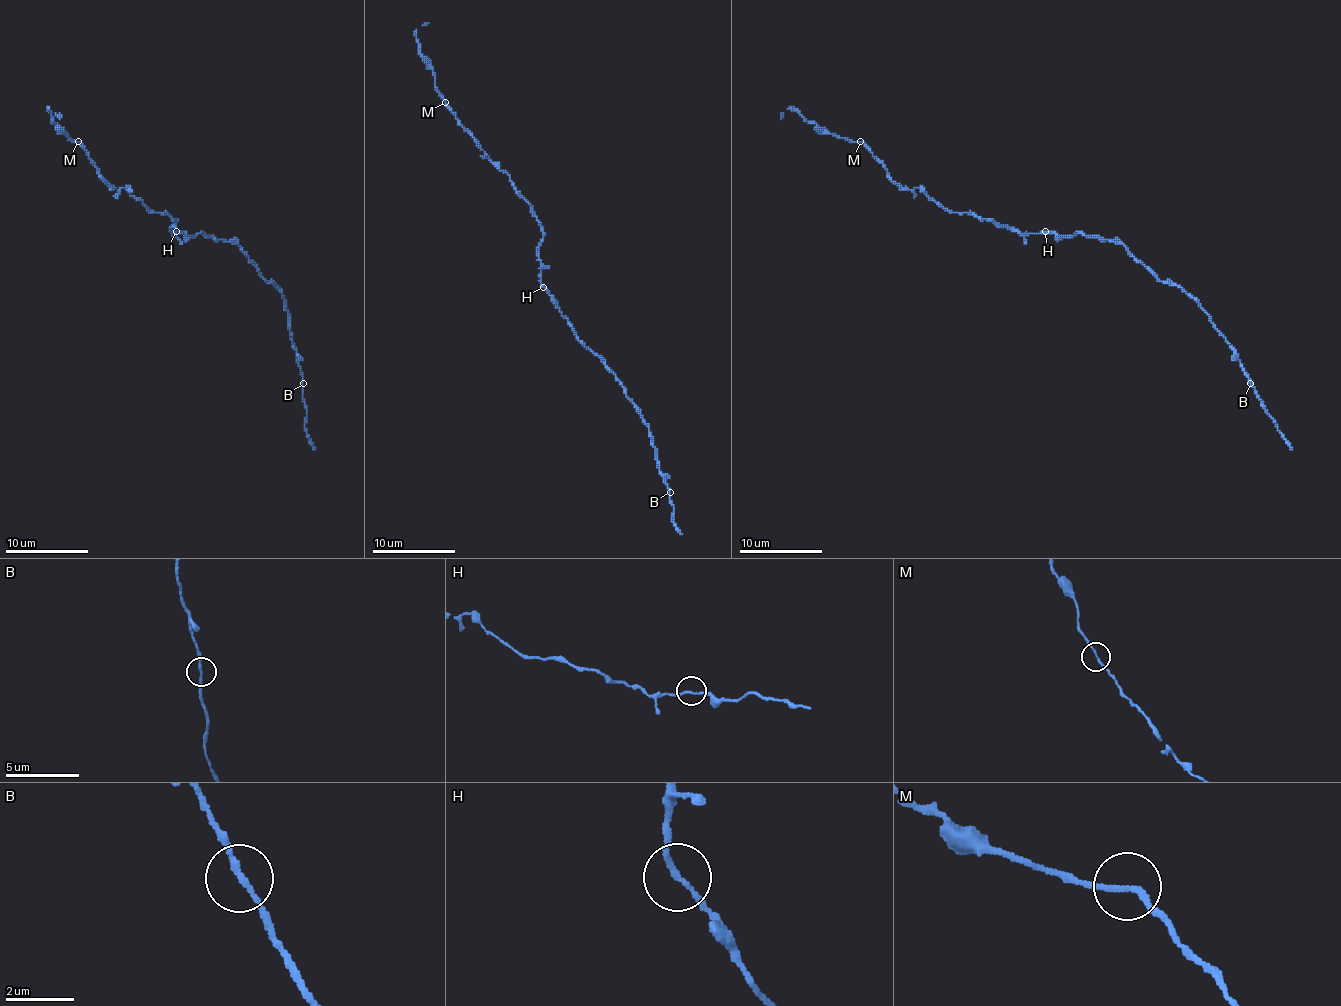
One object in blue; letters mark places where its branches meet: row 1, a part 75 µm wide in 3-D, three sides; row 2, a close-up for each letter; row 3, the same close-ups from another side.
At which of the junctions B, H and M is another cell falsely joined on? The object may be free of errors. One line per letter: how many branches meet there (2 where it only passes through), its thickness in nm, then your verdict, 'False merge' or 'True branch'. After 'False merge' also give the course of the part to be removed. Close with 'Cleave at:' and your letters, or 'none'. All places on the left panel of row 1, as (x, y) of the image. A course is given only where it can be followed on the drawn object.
B: Branches: 2. Thickness 150 nm. True branch
H: Branches: 2. Thickness 150 nm. True branch
M: Branches: 2. Thickness 160 nm. True branch
Cleave at: none

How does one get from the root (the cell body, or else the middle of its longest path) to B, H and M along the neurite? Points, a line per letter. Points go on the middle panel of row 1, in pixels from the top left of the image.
B: (553, 301), (574, 335), (601, 360), (634, 403), (649, 428), (657, 465), (670, 492)
H: (553, 301), (543, 287)
M: (553, 301), (541, 283), (539, 243), (543, 231), (532, 206), (516, 189), (510, 177), (489, 158), (445, 102)

